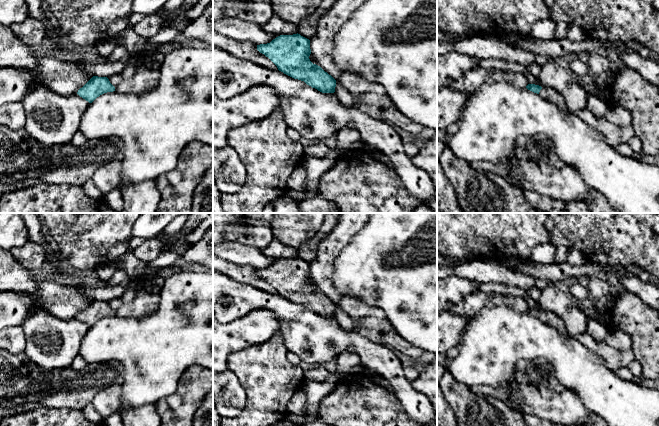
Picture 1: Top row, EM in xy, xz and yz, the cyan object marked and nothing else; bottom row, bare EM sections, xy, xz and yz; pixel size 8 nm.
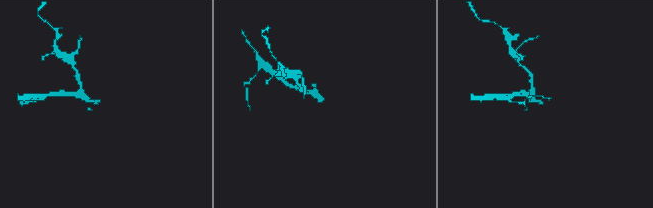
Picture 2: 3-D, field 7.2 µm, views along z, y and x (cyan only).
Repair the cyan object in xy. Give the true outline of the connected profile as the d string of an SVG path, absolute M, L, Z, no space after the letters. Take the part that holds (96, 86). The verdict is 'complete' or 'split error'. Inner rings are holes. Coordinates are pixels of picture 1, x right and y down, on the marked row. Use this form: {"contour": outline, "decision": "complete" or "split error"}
{"contour": "M93 76L78 90L77 94L89 103L92 103L100 95L113 91L115 91L115 87L107 77Z", "decision": "complete"}

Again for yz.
{"contour": "M528 84L526 88L534 93L540 94L544 99L554 103L563 112L570 113L563 96L551 87Z", "decision": "split error"}

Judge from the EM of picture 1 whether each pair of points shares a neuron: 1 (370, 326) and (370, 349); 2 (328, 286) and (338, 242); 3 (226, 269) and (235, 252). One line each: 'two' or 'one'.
1: two
2: one
3: two

